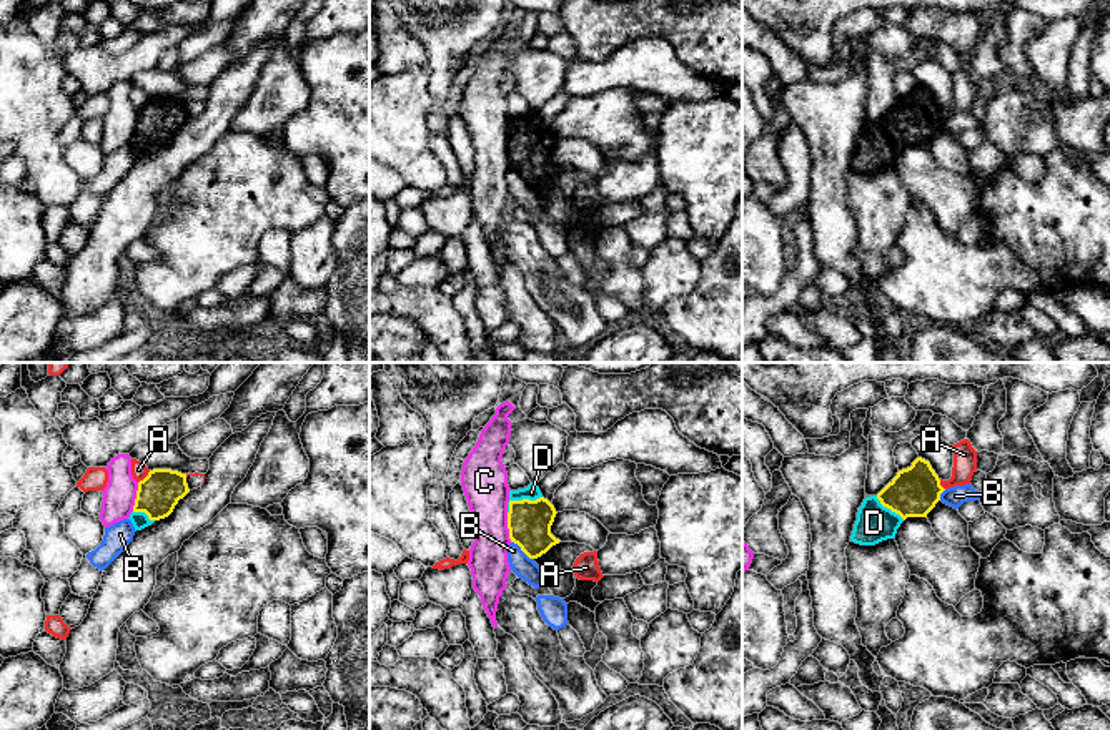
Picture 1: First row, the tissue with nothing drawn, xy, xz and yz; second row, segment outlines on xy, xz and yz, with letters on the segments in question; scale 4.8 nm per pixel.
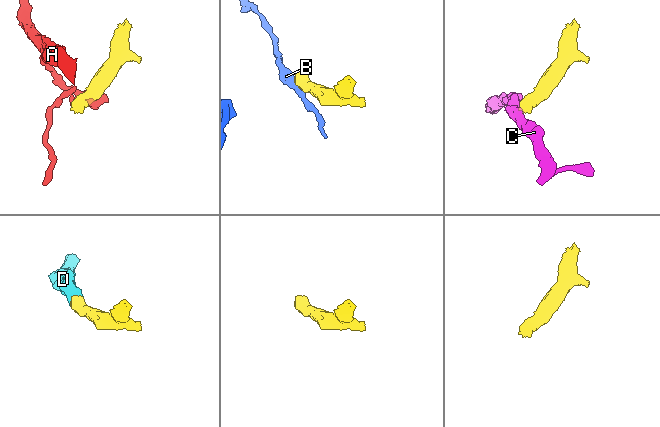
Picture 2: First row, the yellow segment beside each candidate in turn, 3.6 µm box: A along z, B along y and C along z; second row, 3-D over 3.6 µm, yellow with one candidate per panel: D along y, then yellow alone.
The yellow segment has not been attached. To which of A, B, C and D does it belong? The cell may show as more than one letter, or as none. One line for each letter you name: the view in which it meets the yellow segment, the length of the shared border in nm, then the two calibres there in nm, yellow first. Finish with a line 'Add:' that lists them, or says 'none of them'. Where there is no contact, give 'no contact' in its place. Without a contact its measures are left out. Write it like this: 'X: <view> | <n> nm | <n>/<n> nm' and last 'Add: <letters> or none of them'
D: xz | 190 nm | 220/70 nm
Add: D

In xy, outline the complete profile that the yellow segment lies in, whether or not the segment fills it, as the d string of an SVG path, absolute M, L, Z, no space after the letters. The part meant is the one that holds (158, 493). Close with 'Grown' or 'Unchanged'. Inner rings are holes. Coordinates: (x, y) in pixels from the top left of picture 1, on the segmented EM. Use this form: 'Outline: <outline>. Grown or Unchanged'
Outline: M153 469L138 482L136 499L130 520L135 530L168 517L180 499L190 492L186 474L171 469Z. Grown

